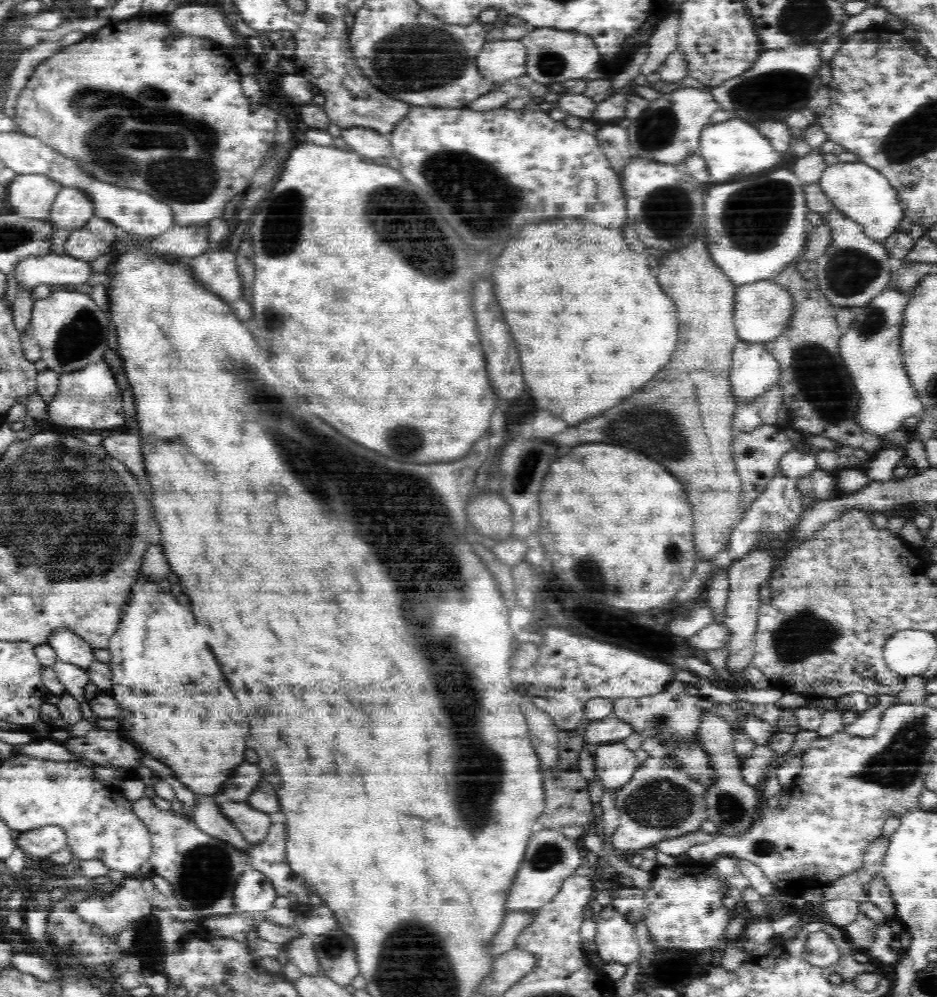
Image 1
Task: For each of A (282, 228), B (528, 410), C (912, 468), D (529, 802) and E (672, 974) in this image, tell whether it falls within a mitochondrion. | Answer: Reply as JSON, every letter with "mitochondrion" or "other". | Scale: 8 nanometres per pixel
{"A":"mitochondrion","B":"other","C":"other","D":"other","E":"other"}

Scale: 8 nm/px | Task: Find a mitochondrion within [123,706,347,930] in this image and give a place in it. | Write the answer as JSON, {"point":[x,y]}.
{"point":[205,870]}

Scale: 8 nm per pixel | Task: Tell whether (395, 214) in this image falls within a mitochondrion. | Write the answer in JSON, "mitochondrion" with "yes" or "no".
{"mitochondrion":"yes"}

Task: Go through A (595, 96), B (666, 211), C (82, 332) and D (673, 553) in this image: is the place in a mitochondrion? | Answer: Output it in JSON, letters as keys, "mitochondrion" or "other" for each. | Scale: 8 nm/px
{"A":"other","B":"mitochondrion","C":"mitochondrion","D":"mitochondrion"}

